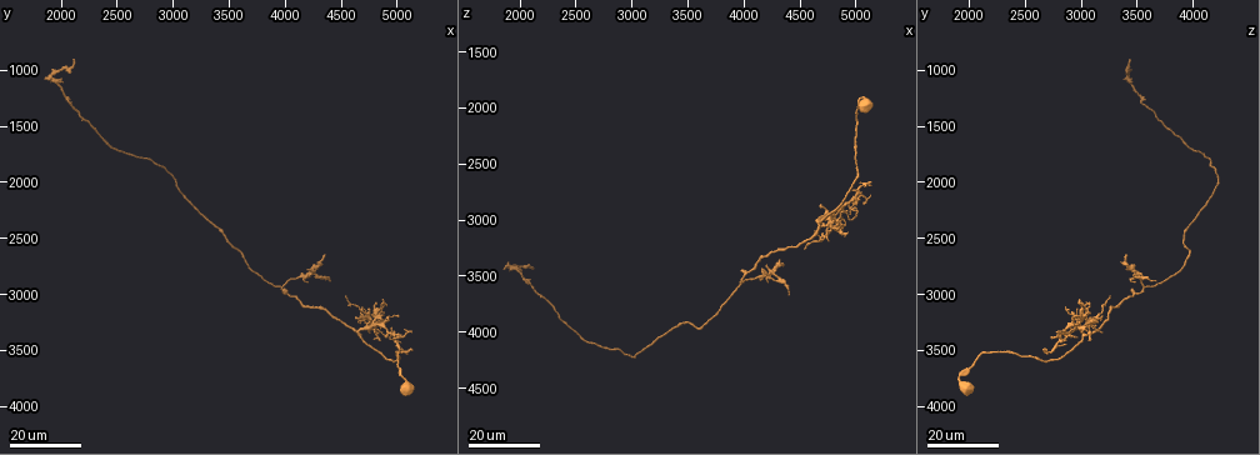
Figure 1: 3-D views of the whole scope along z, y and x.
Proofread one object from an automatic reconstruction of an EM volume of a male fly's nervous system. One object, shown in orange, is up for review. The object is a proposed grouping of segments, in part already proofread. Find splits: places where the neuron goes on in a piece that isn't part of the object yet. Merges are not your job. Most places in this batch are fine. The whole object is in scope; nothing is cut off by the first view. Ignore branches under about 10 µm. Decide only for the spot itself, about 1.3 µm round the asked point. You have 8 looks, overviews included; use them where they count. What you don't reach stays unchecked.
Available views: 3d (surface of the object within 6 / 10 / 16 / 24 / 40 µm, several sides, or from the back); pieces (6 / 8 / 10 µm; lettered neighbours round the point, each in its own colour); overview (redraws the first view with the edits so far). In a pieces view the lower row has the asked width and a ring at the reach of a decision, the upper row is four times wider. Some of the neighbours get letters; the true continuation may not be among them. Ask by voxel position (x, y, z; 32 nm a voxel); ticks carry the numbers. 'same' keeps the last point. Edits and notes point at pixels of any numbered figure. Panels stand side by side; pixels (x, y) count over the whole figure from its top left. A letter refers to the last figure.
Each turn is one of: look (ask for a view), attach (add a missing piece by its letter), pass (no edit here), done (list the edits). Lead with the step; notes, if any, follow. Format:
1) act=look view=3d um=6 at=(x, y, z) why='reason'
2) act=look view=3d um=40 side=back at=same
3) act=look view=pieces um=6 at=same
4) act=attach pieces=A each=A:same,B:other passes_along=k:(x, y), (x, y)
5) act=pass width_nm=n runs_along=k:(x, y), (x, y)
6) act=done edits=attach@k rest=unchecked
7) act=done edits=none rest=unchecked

act=look view=3d um=24 at=(1860, 1080, 3460) why='tapers out'

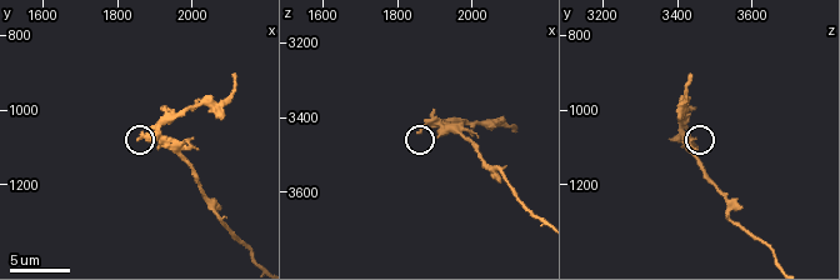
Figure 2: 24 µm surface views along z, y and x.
act=look view=3d um=6 at=(1860, 1080, 3440)

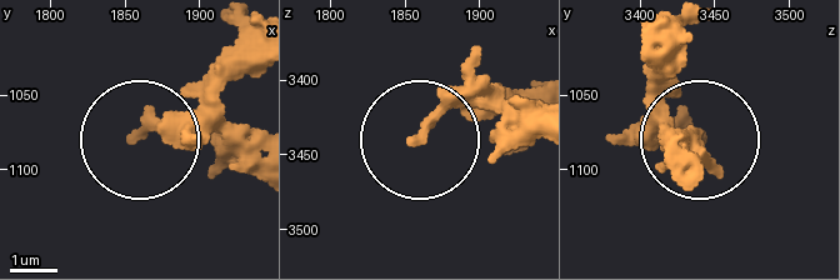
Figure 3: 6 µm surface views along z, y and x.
act=look view=pieces um=10 at=(1858, 1078, 3440)

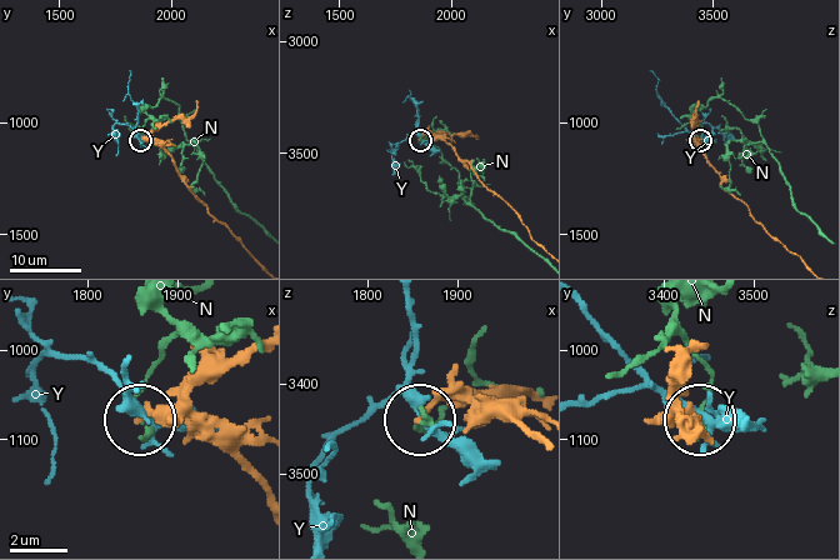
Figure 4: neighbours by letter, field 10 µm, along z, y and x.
act=pass each=N:other,Y:other found='none of them fits'

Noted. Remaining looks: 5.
act=look view=pieces um=6 at=(2120, 910, 3430) why='tapers out'

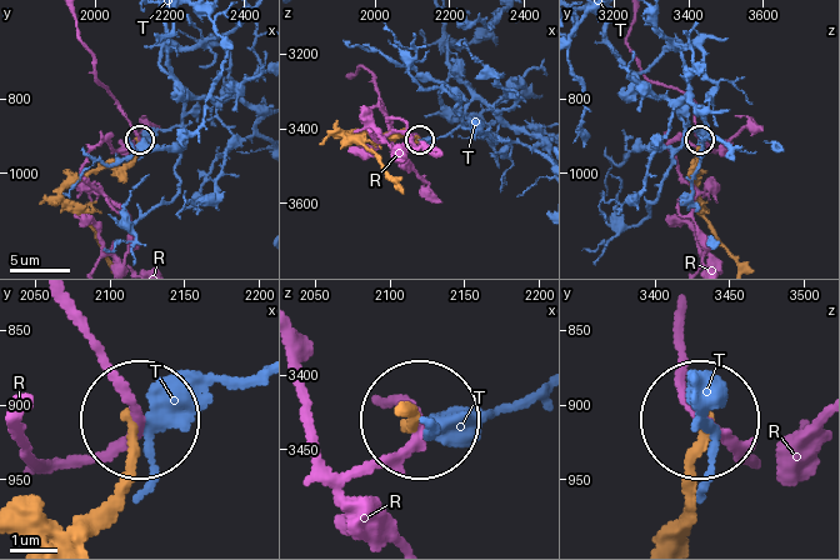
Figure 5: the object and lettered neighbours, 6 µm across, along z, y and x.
act=pass each=R:other,T:other runs_along=5:(29, 524), (89, 513), (120, 476), (136, 420) found='no lettered piece goes on from it'

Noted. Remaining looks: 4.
act=look view=3d um=24 at=(4820, 3420, 3080) why='an open end'

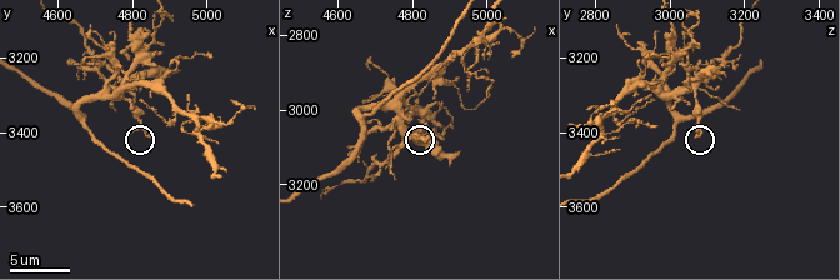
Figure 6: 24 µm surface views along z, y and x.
act=look view=pieces um=8 at=(4850, 3400, 3080)

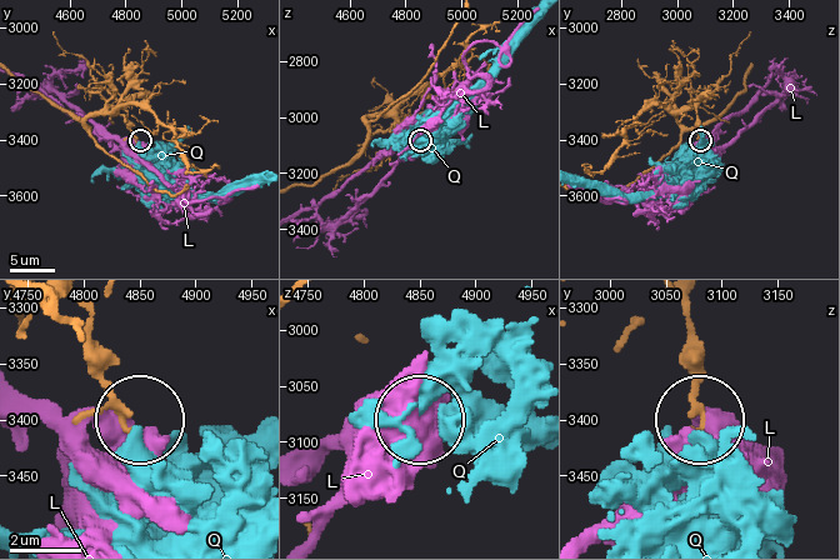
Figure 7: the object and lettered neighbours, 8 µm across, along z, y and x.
act=pass width_nm=180 each=L:other,Q:other found='no lettered piece goes on from it'

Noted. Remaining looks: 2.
act=look view=3d um=16 at=(5140, 3480, 2700) why='long arm stops here'

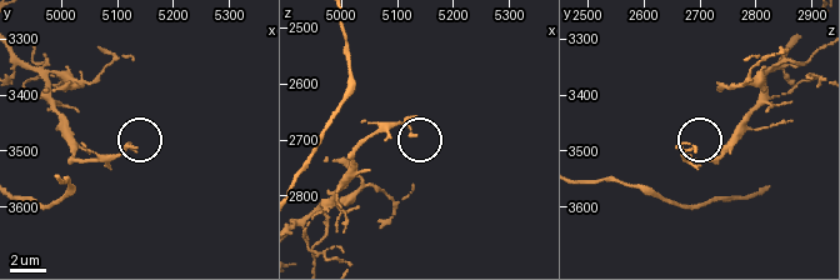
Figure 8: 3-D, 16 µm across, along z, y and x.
act=look view=pieces um=10 at=(5130, 3495, 2690) why='see the neighbours'

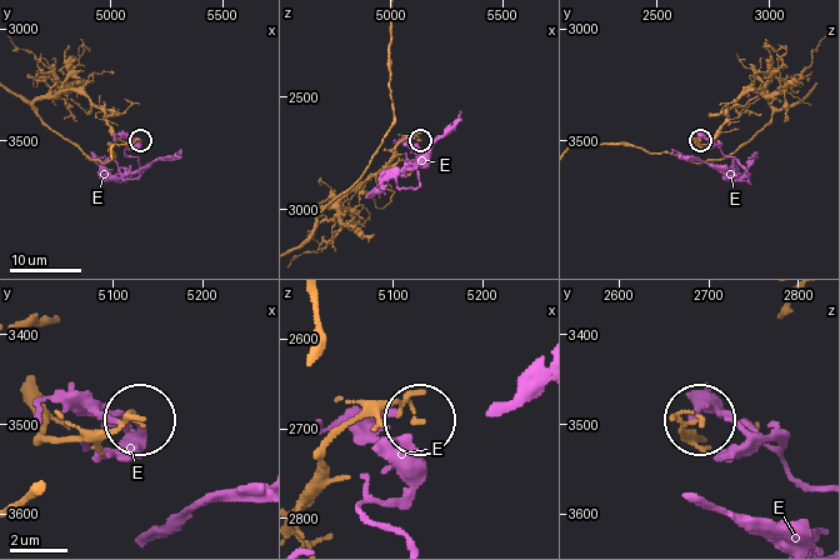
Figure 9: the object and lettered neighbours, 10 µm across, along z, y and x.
act=pass width_nm=130 each=E:other runs_along=9:(301, 503), (320, 458), (344, 429), (388, 409), (414, 421) found='none of them fits'

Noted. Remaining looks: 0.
act=done edits=none rest=unchecked

